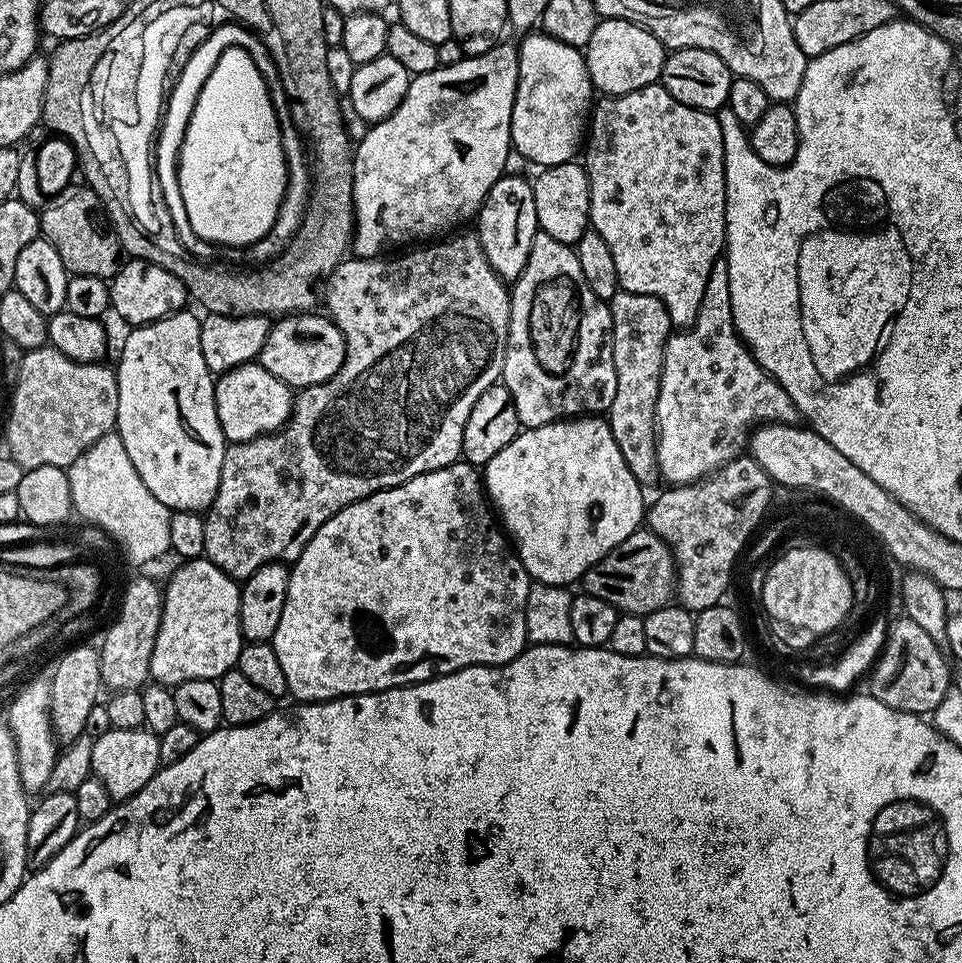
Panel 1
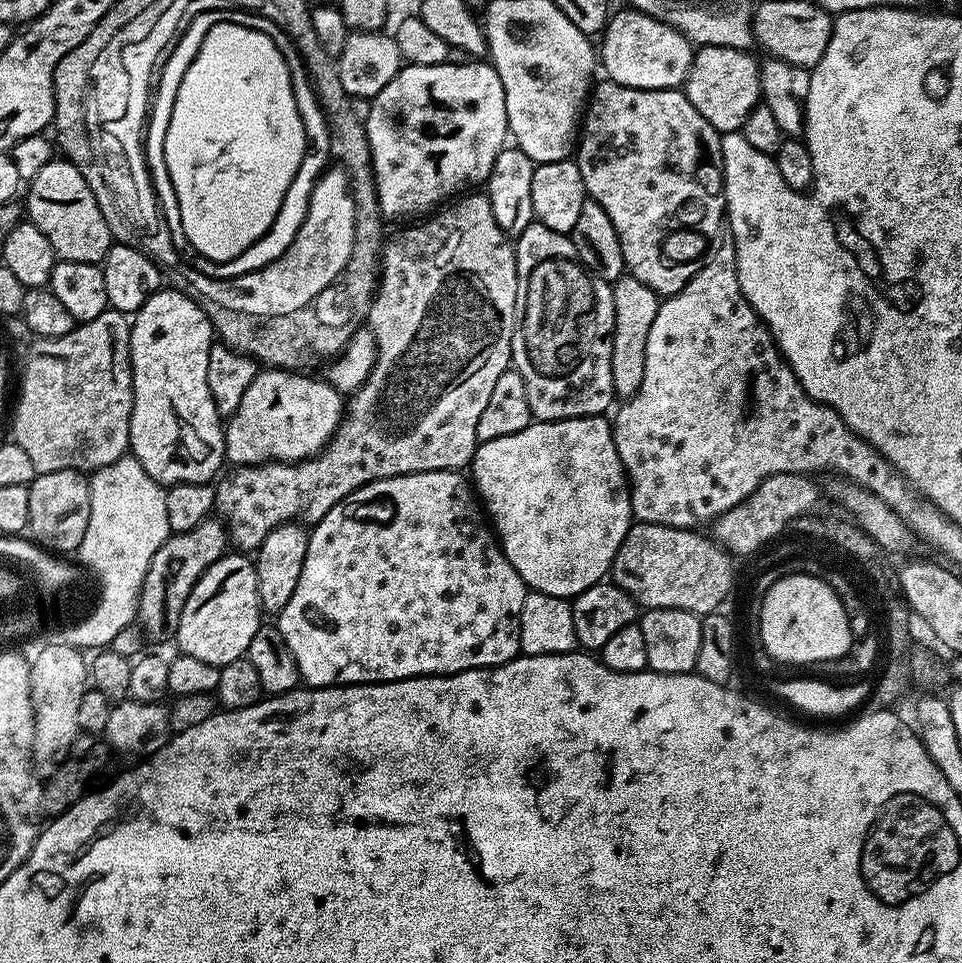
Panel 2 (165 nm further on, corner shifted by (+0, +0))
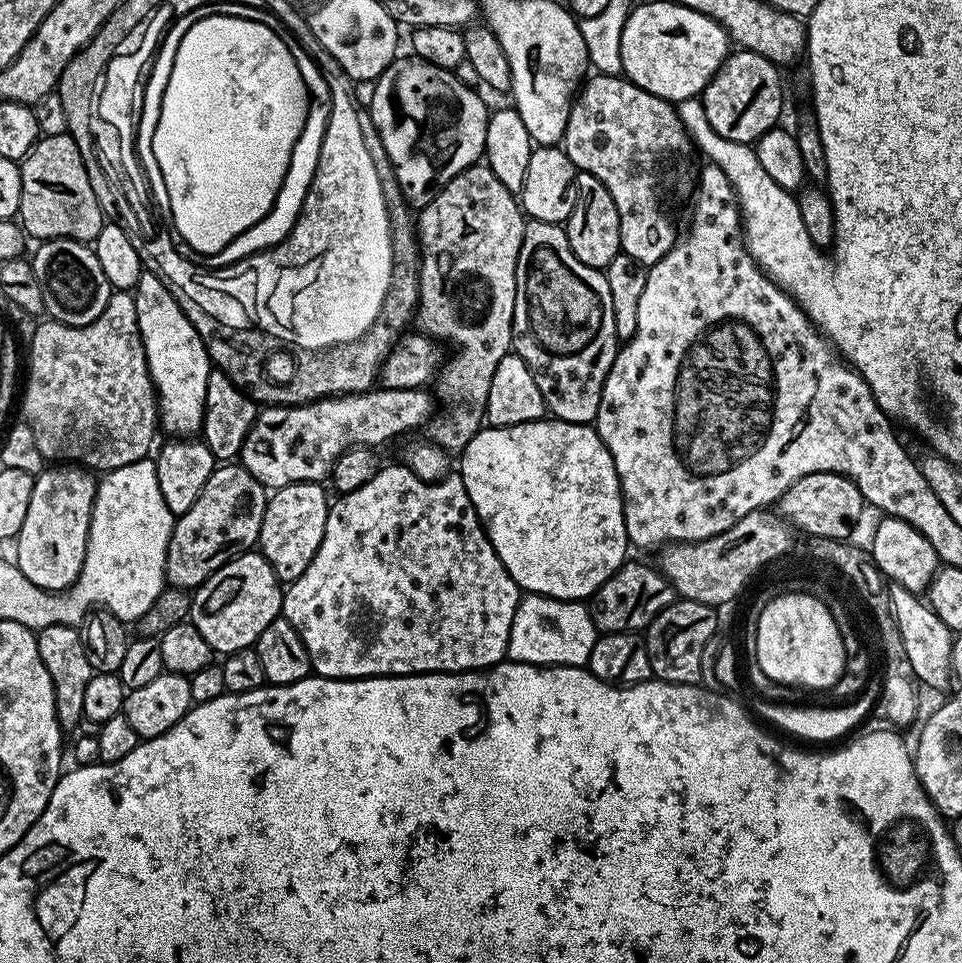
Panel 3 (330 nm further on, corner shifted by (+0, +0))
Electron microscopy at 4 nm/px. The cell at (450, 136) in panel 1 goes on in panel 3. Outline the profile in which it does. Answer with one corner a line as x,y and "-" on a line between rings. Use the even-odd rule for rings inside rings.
411,55
403,56
393,60
391,66
375,80
370,119
374,122
376,133
382,138
382,146
393,164
401,192
409,205
419,210
436,197
440,185
462,174
462,170
470,165
481,163
490,108
484,105
479,91
463,84
455,71
430,66
430,62
415,59

